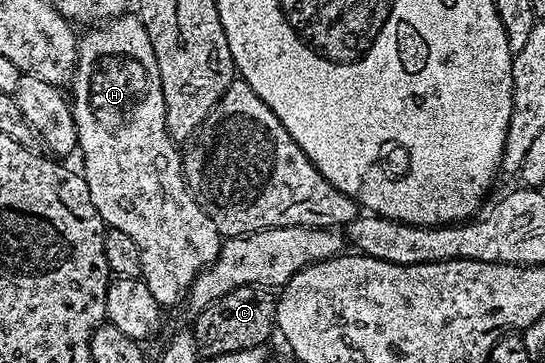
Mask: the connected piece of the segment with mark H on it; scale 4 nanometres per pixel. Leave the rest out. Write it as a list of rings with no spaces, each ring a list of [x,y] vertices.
[[[130,16],[112,17],[101,27],[87,28],[90,30],[86,34],[84,32],[81,34],[78,42],[78,62],[74,65],[72,80],[68,85],[69,92],[72,94],[70,110],[78,128],[77,152],[82,153],[83,161],[82,165],[80,164],[80,172],[88,183],[88,195],[92,195],[92,203],[96,203],[96,211],[100,211],[102,220],[106,222],[107,226],[116,231],[124,231],[124,235],[128,235],[136,242],[136,247],[140,247],[141,280],[146,282],[148,291],[152,291],[152,299],[156,299],[158,306],[167,307],[166,305],[174,305],[181,297],[183,300],[189,294],[190,285],[194,282],[197,273],[201,273],[218,257],[223,238],[216,231],[212,219],[208,219],[208,215],[198,206],[186,185],[186,177],[182,173],[182,153],[166,129],[164,91],[160,87],[160,67],[156,67],[156,51],[152,51],[152,39],[148,39],[148,31],[144,27],[141,16]]]

